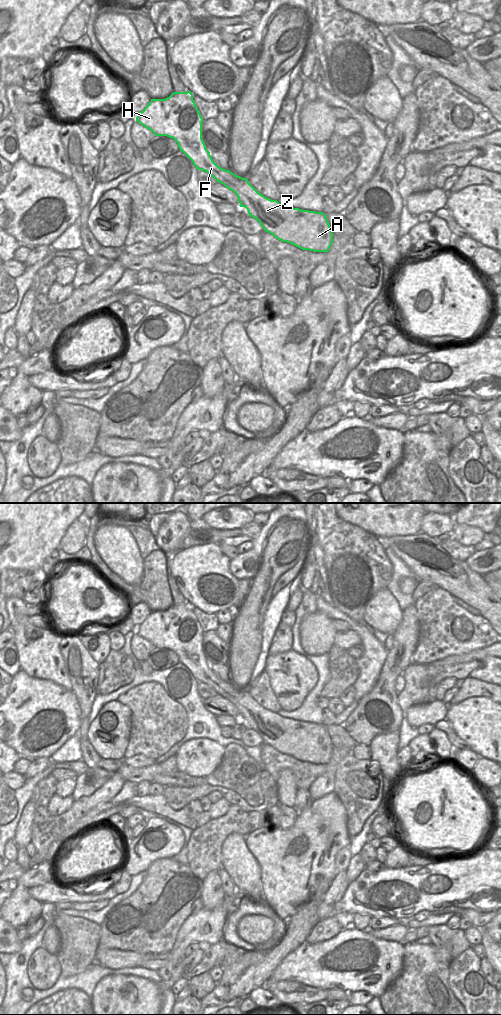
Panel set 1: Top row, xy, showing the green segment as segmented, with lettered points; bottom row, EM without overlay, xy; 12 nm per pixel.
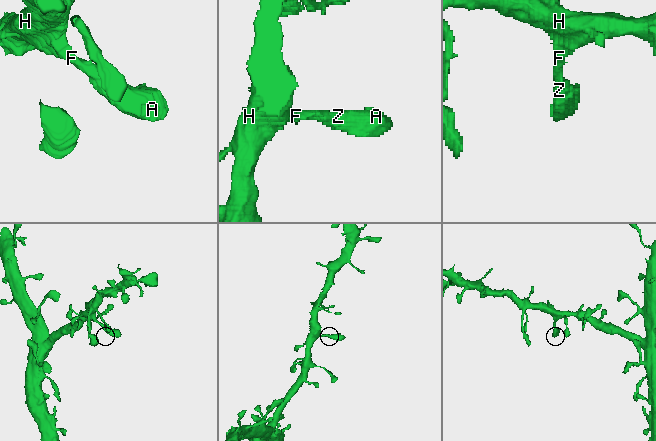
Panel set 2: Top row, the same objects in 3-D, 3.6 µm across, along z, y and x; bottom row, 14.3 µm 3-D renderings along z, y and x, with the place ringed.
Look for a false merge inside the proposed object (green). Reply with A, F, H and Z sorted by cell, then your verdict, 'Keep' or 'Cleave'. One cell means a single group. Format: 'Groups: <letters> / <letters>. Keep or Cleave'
Groups: A F H Z. Keep

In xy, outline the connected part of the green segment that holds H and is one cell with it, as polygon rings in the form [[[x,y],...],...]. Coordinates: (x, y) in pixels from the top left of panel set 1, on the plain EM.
[[[189,602],[173,604],[165,611],[151,611],[137,627],[136,633],[155,648],[173,650],[198,682],[207,684],[237,707],[239,718],[245,719],[264,743],[302,762],[329,763],[333,745],[323,724],[283,718],[259,705],[248,691],[219,679],[213,673],[202,651],[204,632]]]

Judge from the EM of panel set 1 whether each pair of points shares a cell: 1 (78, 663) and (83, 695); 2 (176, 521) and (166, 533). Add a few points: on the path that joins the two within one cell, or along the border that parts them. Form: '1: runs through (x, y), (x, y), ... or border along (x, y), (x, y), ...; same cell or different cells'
1: runs through (82, 671), (83, 687); same cell
2: runs through (175, 524), (169, 530); same cell

